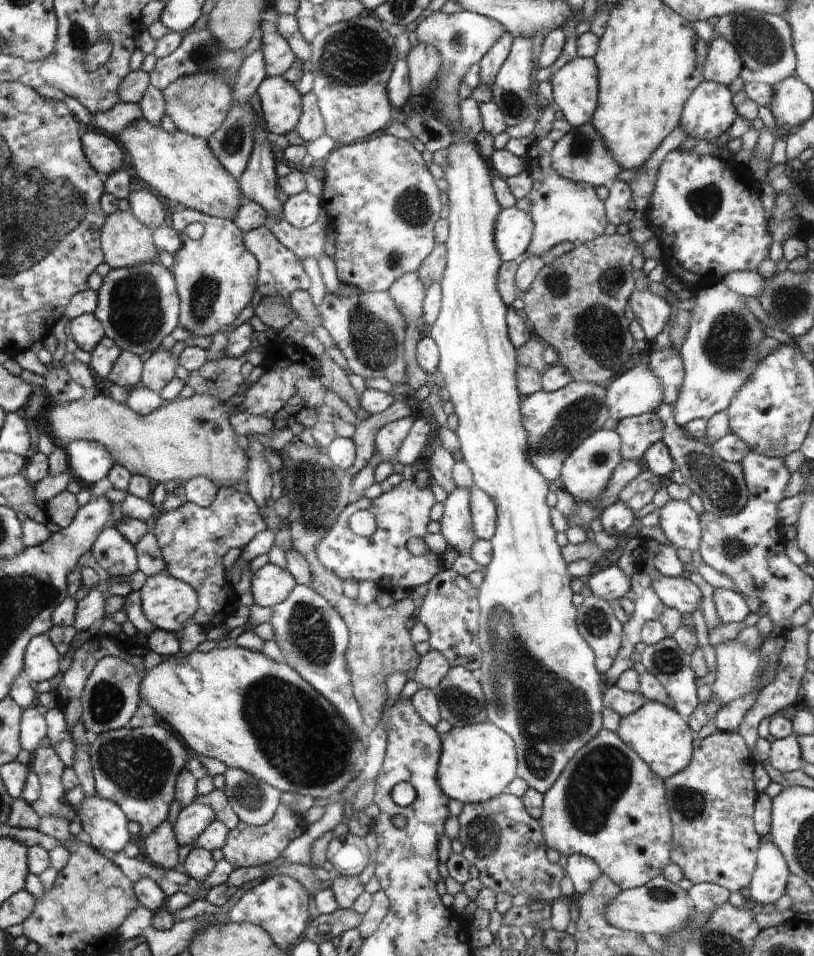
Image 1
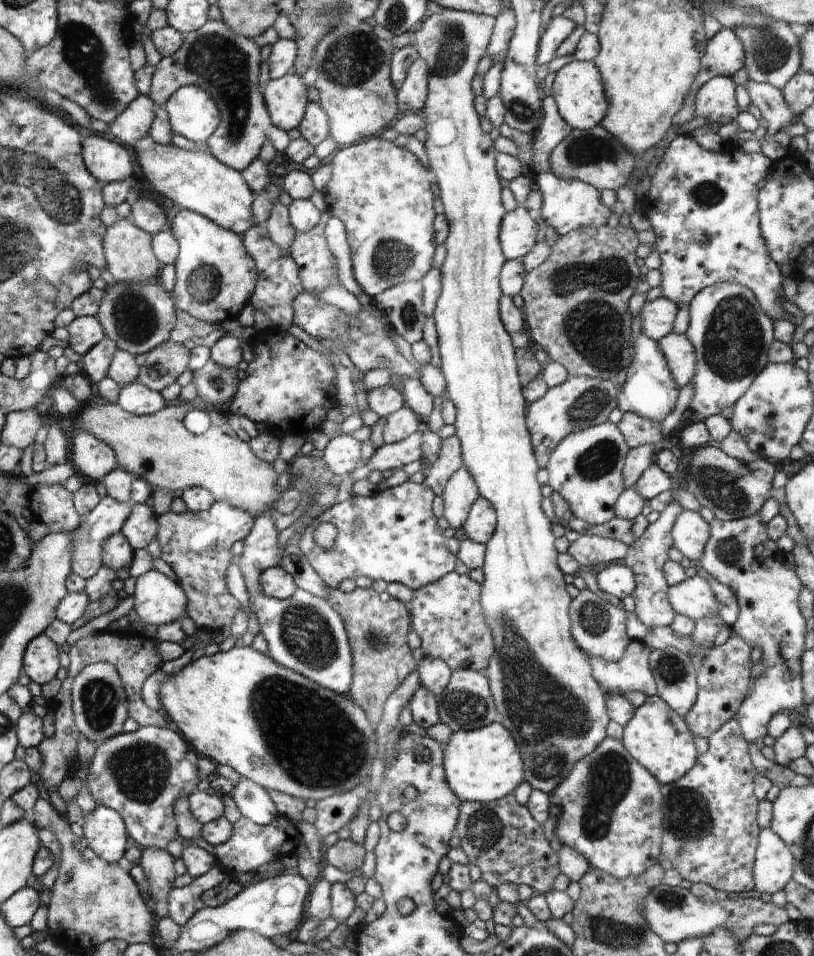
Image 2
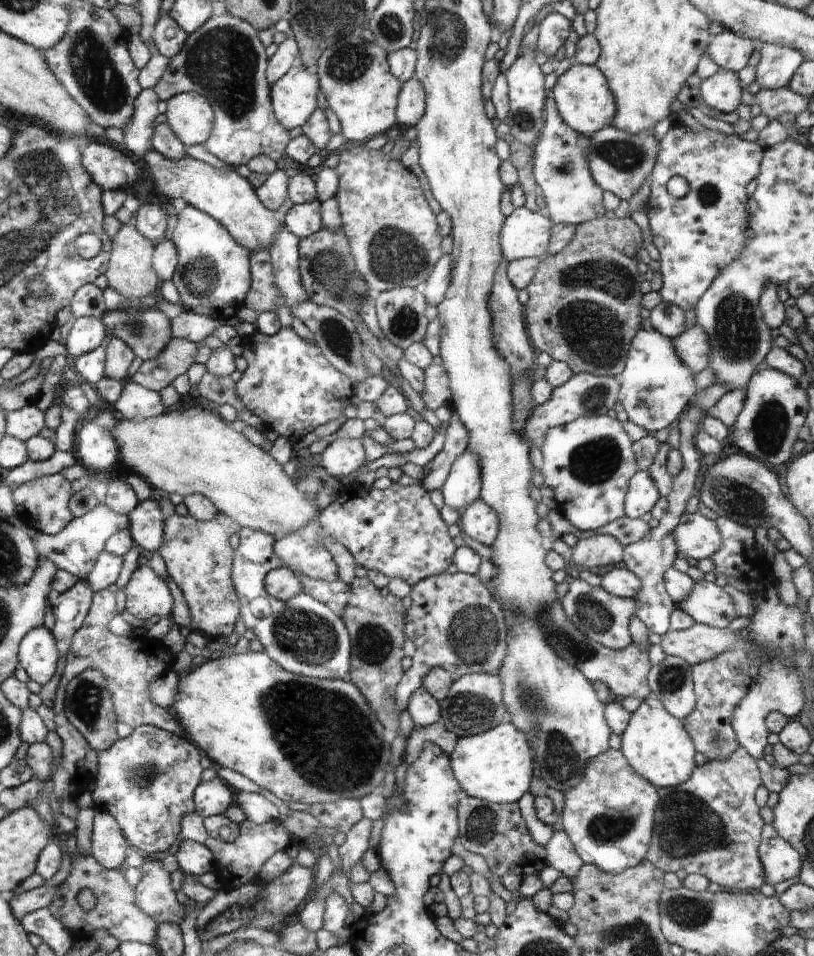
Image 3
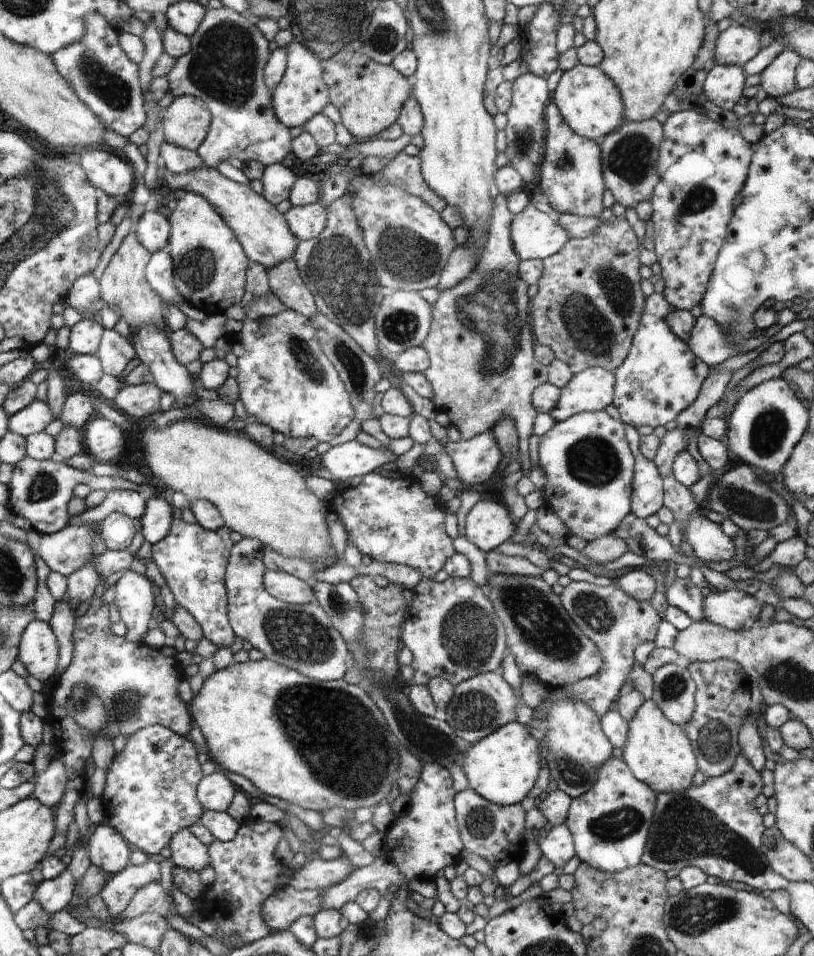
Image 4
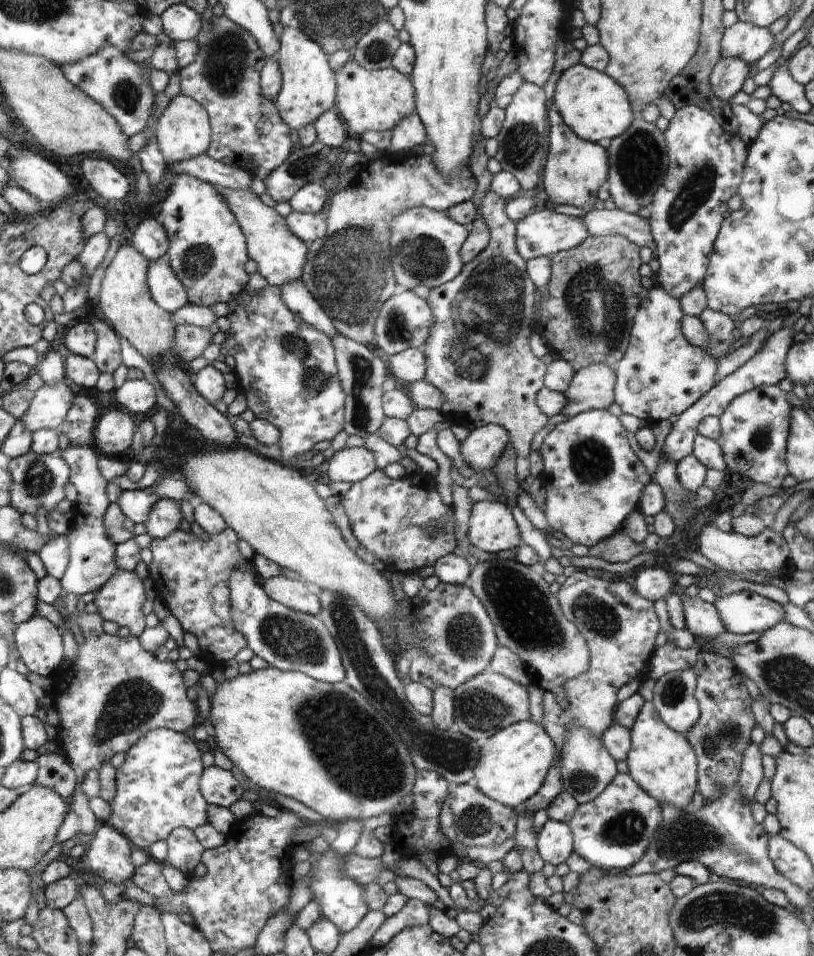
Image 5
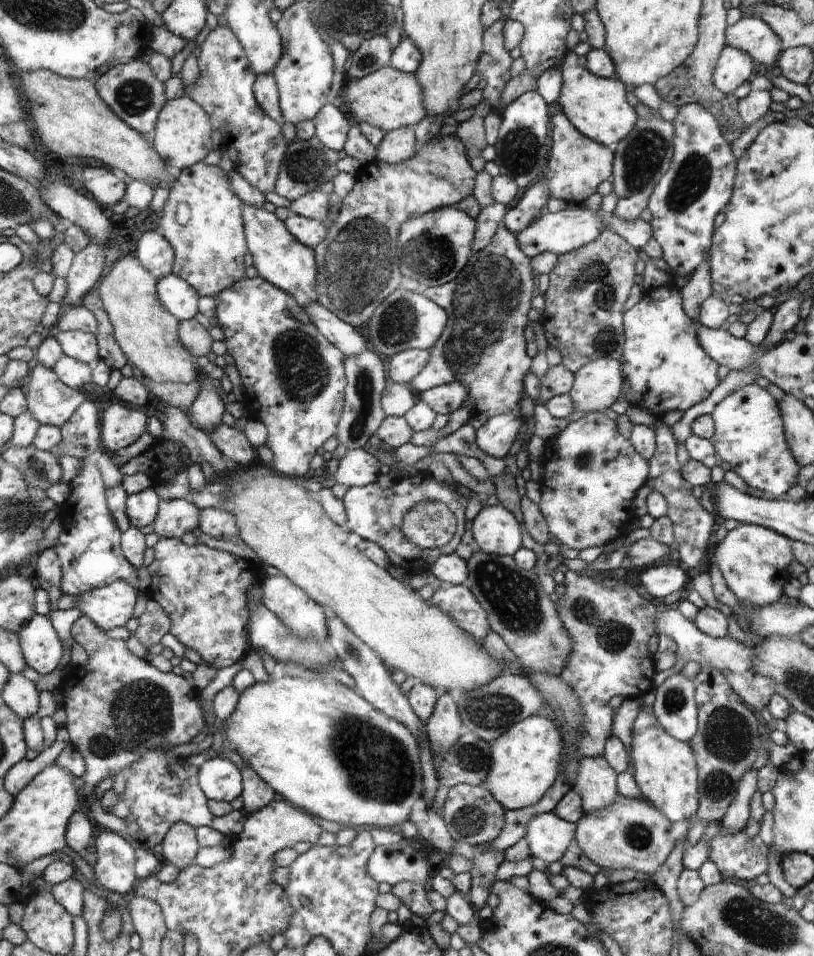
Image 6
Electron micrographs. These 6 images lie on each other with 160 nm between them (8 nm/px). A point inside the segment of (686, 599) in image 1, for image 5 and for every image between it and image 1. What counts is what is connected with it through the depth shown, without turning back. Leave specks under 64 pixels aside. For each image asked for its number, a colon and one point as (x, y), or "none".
2: (693, 598)
3: (707, 603)
4: (735, 610)
5: (745, 612)

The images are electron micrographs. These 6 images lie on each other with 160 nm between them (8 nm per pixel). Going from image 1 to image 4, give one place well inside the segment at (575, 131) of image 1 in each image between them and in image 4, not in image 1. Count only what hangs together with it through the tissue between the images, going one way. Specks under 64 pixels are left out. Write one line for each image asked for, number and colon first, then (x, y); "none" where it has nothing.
2: (597, 158)
3: (619, 161)
4: (629, 154)

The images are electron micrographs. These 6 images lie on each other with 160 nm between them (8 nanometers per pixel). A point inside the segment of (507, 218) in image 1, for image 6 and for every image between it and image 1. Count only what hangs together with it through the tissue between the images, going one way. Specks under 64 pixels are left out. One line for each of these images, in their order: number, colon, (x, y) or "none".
2: (519, 233)
3: (526, 234)
4: (535, 235)
5: (545, 233)
6: (563, 232)

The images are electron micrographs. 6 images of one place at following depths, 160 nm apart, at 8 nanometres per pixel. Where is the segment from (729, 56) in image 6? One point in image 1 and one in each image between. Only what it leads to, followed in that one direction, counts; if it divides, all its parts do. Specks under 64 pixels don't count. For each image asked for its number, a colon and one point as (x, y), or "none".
1: (709, 113)
2: (715, 101)
3: (721, 92)
4: (724, 84)
5: (726, 79)

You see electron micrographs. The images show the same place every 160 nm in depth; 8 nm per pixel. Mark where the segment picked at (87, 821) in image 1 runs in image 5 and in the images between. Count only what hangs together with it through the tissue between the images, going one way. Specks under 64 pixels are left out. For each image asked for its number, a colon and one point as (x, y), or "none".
2: (105, 831)
3: (109, 847)
4: (109, 851)
5: (109, 856)

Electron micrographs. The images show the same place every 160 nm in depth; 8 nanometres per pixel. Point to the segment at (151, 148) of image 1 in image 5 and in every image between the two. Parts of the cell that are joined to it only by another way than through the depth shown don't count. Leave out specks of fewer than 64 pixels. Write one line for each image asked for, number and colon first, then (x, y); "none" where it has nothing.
2: (197, 181)
3: (221, 192)
4: (263, 231)
5: (280, 257)

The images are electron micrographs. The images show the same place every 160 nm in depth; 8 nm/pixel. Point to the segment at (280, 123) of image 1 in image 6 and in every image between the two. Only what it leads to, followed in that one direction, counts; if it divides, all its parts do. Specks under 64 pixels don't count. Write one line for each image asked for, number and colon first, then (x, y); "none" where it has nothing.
2: (285, 97)
3: (293, 98)
4: (302, 94)
5: (308, 90)
6: (303, 76)

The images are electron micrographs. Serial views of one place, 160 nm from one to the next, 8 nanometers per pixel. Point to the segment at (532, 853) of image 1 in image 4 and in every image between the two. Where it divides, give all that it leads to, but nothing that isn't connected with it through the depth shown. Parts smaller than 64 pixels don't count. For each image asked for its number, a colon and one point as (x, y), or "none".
2: (501, 838)
3: (498, 831)
4: (497, 833)

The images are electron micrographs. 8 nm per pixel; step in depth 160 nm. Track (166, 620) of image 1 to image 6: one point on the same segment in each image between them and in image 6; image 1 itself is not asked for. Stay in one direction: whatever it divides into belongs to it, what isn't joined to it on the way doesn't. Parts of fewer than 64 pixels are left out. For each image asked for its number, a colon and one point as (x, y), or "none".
2: (158, 600)
3: (148, 595)
4: (136, 596)
5: (121, 601)
6: (110, 607)

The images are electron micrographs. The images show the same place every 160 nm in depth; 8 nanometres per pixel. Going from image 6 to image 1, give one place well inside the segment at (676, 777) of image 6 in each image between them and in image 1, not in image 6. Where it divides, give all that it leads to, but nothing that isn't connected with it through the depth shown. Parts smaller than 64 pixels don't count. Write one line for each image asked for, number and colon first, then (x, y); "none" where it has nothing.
1: (657, 732)
2: (657, 737)
3: (657, 745)
4: (658, 751)
5: (661, 761)

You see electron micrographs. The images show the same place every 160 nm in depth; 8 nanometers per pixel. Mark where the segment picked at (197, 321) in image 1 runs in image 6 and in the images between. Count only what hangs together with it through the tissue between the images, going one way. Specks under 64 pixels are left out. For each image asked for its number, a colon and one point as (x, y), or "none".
2: (215, 277)
3: (213, 275)
4: (209, 264)
5: (207, 247)
6: (202, 220)

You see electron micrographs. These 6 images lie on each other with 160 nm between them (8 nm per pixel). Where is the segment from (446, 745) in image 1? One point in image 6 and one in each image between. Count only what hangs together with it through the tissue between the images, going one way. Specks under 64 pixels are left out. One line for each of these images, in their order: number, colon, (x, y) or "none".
2: (484, 765)
3: (496, 766)
4: (503, 767)
5: (513, 763)
6: (526, 762)

